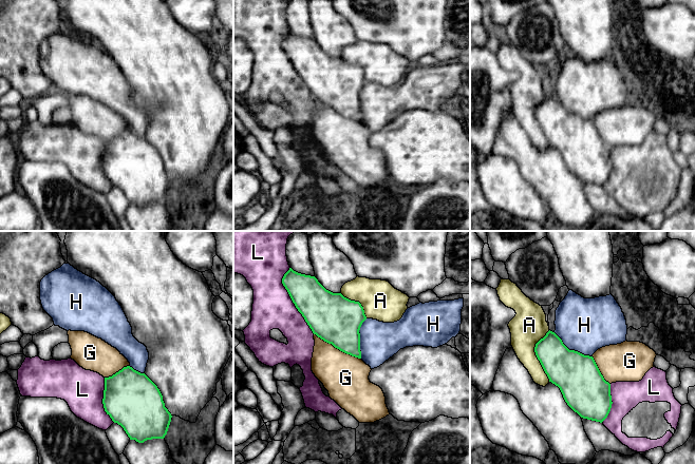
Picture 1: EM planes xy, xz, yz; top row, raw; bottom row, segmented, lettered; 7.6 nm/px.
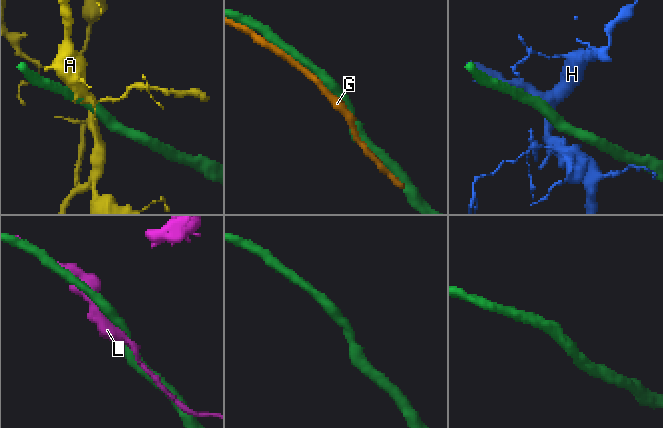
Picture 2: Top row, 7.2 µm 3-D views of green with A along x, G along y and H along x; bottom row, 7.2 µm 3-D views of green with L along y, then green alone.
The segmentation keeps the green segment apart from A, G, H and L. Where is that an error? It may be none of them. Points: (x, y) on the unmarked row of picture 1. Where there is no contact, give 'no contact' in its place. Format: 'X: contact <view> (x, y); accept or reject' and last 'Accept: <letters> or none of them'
A: contact yz (536, 118); reject
G: contact xz (337, 112); accept
H: contact yz (573, 114); reject
L: contact xz (292, 63); reject
Accept: G

